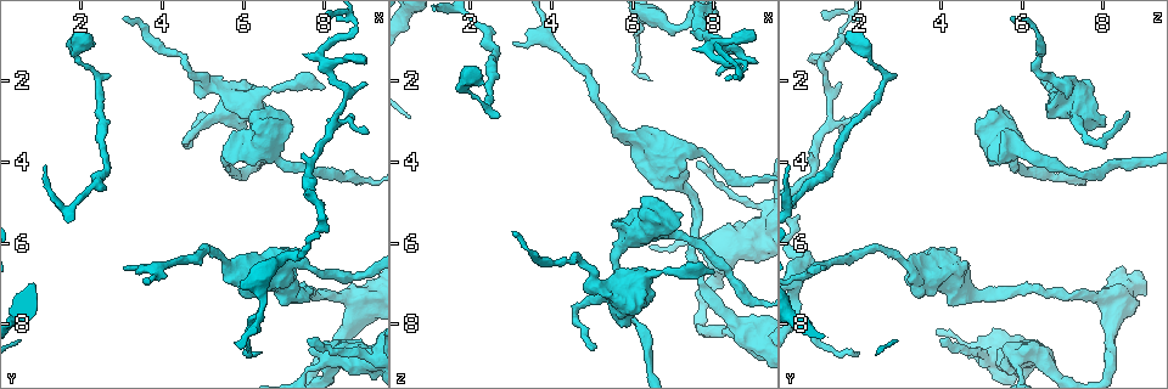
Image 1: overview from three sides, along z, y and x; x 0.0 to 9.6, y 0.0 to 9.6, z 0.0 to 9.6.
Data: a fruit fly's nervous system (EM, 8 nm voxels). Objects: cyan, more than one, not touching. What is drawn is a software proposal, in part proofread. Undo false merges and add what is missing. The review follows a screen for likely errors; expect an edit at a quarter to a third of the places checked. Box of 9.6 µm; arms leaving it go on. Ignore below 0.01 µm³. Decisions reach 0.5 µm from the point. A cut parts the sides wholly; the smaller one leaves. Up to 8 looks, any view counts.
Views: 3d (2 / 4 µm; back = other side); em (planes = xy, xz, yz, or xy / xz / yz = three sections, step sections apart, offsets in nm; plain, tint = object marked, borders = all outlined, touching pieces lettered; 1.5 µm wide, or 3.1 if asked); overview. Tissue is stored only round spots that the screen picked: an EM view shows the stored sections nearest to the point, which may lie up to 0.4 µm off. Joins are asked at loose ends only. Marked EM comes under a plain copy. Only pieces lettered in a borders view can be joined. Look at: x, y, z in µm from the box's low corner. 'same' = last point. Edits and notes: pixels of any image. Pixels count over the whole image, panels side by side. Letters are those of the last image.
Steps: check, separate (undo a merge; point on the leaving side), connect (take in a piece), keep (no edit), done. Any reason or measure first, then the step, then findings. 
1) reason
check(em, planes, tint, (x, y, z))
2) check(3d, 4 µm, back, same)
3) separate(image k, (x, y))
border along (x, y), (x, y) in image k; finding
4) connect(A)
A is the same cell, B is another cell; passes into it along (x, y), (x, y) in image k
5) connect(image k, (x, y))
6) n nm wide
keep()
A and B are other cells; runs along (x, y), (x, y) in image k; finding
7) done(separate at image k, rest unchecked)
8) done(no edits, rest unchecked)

thin end
check(em, planes, borders, (4.90, 2.75, 8.60))

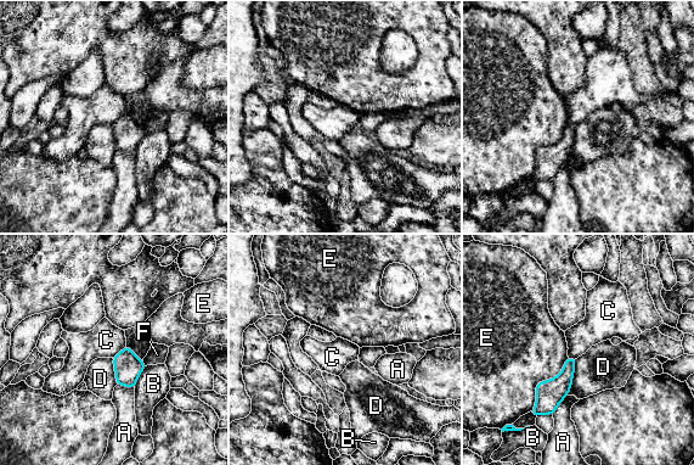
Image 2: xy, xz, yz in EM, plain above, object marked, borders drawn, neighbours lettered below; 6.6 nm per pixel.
keep()
A, B, C, D, E and F are other cells; border along (125, 346), (112, 358) in image 2; no lettered piece goes on from it

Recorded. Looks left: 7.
calibre changes
check(em, planes, borders, (1.85, 1.20, 2.20))

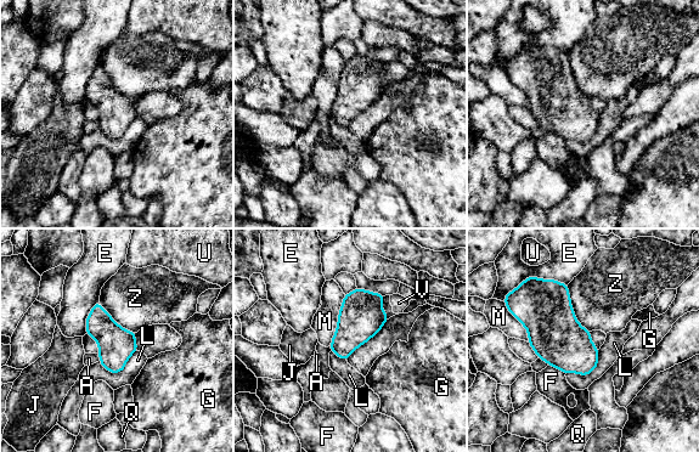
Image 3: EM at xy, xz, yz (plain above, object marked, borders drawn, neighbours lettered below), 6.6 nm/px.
240 nm wide
keep()
A, E, F, G, J, L, M, Q, U, V and Z are other cells; border along (567, 284), (575, 318), (591, 331) in image 3; all the same neuron

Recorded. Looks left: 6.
check(em, xz, step 8, borders, (8.05, 2.15, 6.75))

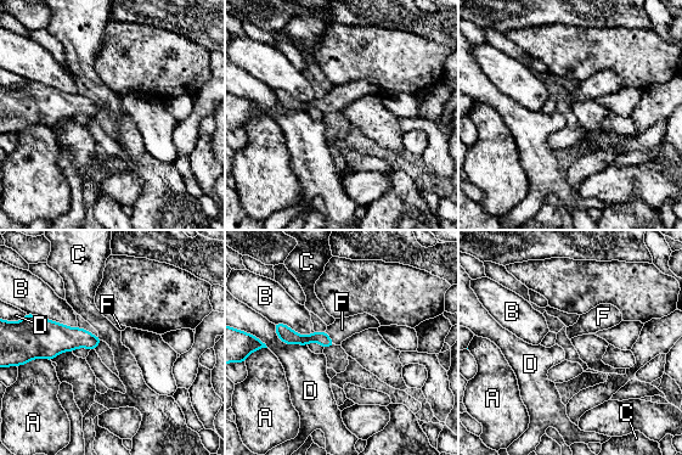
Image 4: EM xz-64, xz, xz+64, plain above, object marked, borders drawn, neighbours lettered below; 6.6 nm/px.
another direction
check(em, planes, borders, same)

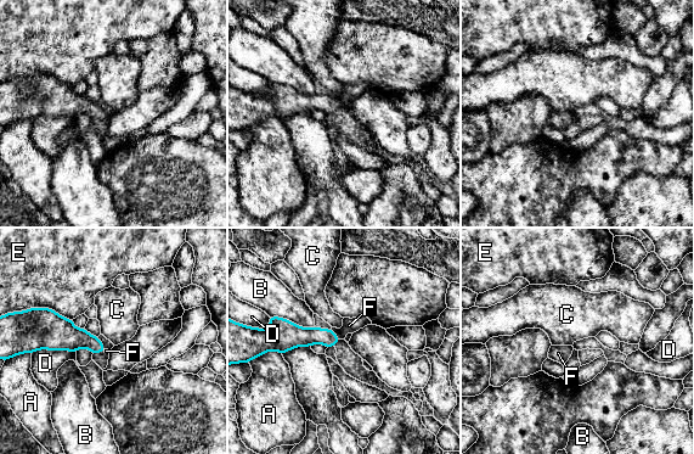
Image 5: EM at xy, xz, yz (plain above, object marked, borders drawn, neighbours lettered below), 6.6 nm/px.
connect(F)
F is the same cell, A, B, C, D and E are other cells; passes into it along (297, 336), (334, 334), (349, 325) in image 5; the neuron continues

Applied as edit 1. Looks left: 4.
done(connect at image 5, rest unchecked)

